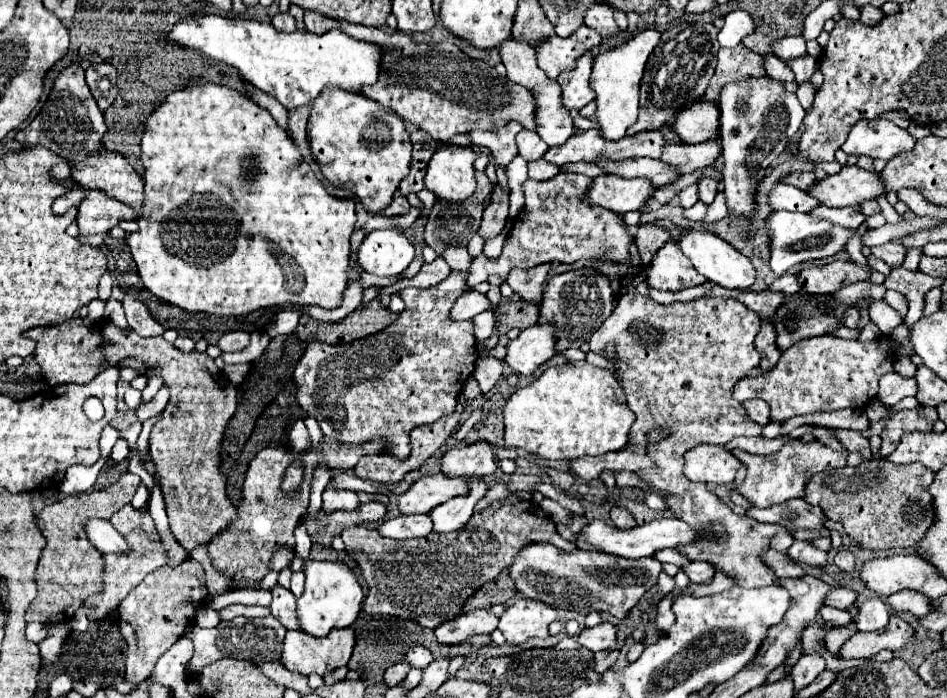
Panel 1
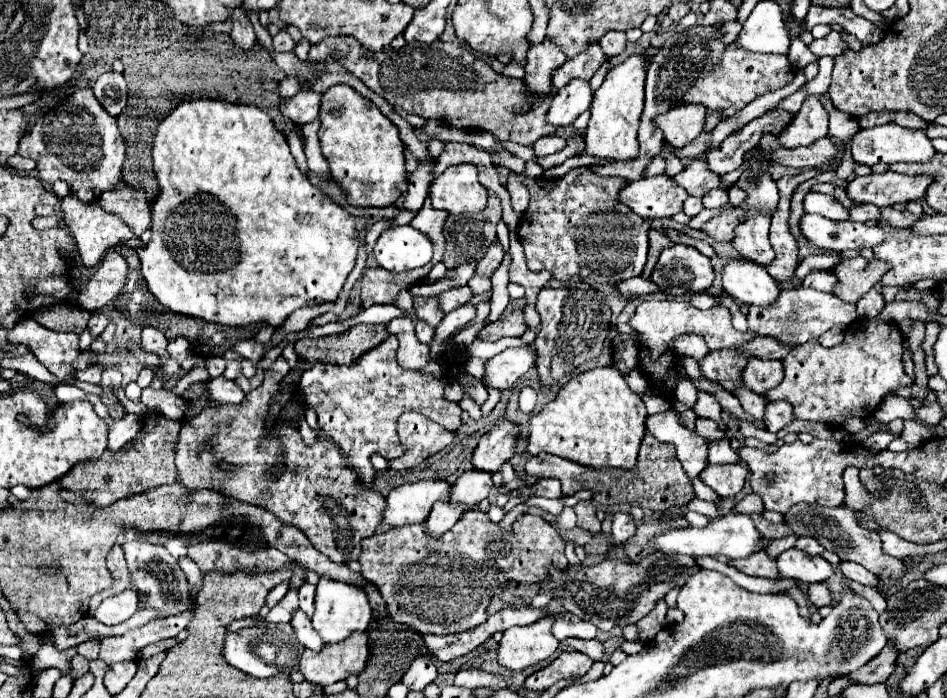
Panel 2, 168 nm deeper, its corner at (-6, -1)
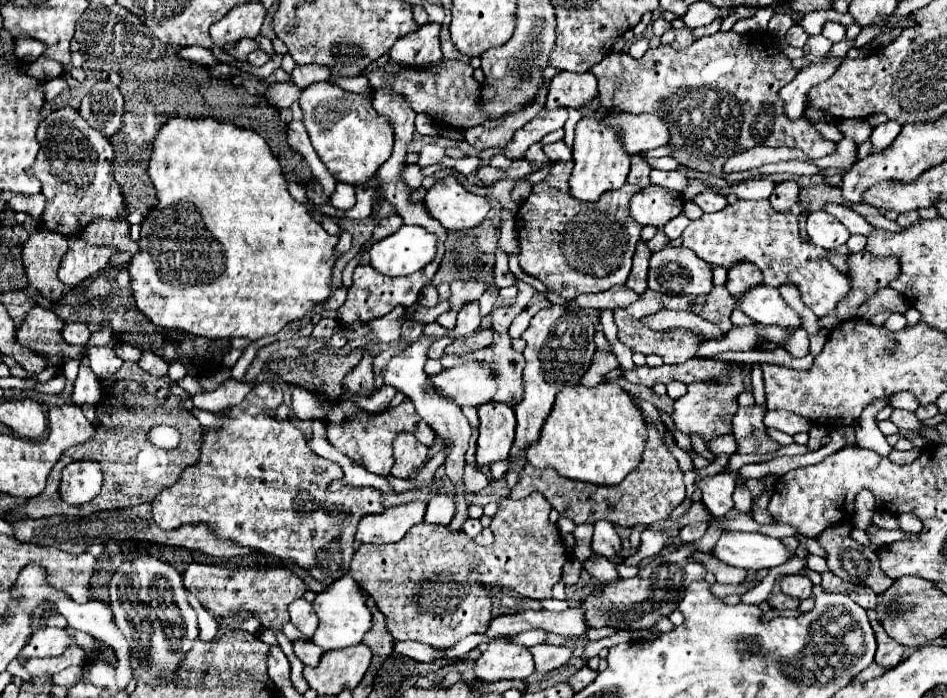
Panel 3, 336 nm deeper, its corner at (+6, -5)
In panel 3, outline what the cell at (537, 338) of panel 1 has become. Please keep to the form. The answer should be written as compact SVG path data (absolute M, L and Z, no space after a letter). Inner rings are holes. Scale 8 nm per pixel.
M459 364L429 376L429 388L451 398L457 406L481 406L497 392L491 364Z

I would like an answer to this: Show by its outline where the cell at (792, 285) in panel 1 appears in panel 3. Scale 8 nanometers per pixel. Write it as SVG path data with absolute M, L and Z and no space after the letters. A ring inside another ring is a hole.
M737 200L717 214L703 214L685 228L681 240L683 248L693 250L701 260L713 266L729 270L739 262L751 262L761 270L765 286L797 286L803 304L809 306L815 316L831 314L851 290L849 276L837 272L829 262L829 252L801 238L797 214L791 210L777 212L769 200Z

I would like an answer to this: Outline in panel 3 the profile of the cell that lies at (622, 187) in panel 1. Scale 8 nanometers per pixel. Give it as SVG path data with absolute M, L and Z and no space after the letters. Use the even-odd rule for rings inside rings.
M649 186L631 200L631 216L643 226L655 226L663 228L669 220L681 214L683 200L677 192L661 188L661 186Z

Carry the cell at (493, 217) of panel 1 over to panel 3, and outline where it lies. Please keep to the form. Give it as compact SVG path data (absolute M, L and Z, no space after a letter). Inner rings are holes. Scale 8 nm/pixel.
M469 280L469 282L453 282L451 284L451 296L449 296L449 308L459 312L465 304L473 302L473 300L479 300L481 294L485 292L485 286L477 280Z

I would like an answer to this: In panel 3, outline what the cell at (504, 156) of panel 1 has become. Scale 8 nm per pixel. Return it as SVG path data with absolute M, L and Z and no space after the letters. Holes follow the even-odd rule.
M573 162L555 163L550 174L534 185L527 200L519 206L519 264L525 274L541 280L547 290L573 300L579 294L603 292L625 284L631 272L631 258L641 238L641 224L629 218L629 200L641 188L625 184L617 192L605 192L597 204L585 204L569 196L567 180ZM557 220L557 232L555 232Z

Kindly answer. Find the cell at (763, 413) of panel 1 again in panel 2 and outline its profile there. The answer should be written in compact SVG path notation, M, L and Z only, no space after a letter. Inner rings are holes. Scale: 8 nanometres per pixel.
M769 402L765 408L765 426L769 432L779 432L793 420L793 408L787 402Z

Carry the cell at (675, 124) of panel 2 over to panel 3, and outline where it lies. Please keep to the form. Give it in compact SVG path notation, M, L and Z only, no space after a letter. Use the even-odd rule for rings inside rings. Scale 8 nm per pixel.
M609 114L603 120L605 126L621 132L623 148L629 156L665 146L669 142L669 130L663 120L653 114Z

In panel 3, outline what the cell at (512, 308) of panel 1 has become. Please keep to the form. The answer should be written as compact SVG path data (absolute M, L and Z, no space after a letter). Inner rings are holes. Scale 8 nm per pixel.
M485 328L485 330L475 332L469 338L461 338L461 340L451 342L445 348L445 354L467 354L467 352L475 352L475 350L481 350L481 348L489 346L491 340L493 340L493 330L491 328Z

